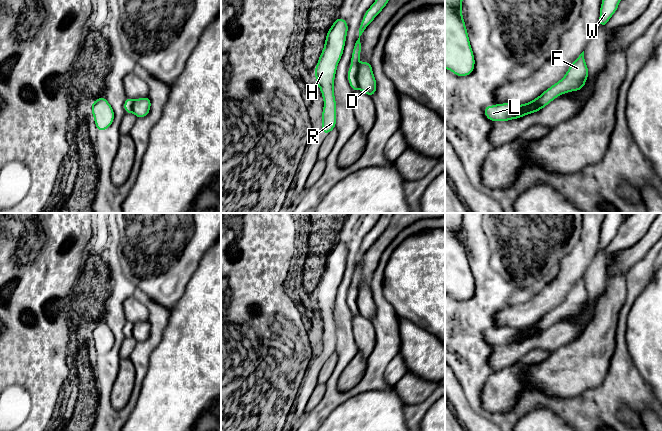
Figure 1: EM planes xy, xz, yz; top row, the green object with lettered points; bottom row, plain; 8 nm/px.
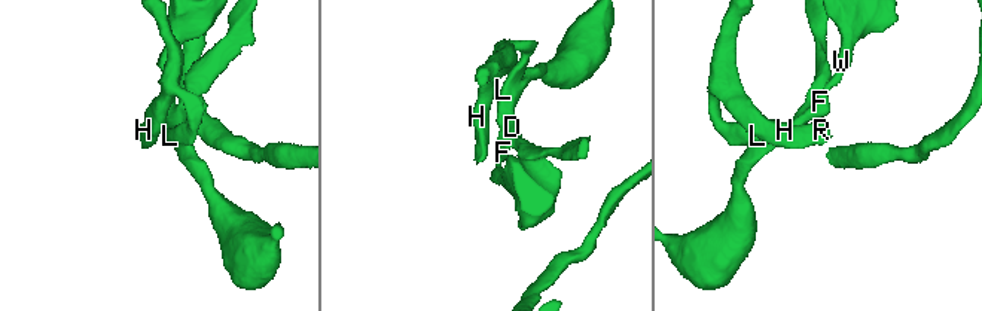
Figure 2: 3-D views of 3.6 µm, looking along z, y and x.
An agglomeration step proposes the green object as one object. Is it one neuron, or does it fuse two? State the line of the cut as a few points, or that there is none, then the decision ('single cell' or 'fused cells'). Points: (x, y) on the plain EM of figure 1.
cut none; single cell

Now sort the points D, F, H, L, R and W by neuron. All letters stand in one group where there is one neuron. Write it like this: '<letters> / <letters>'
D F H L R W

